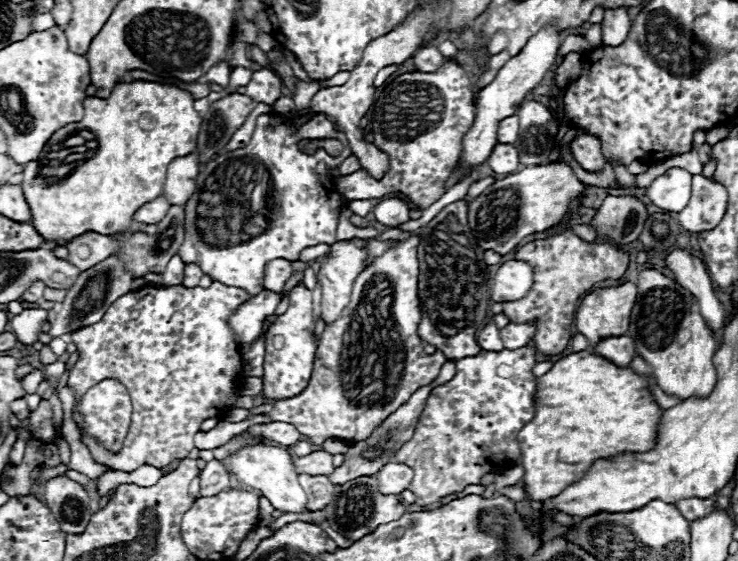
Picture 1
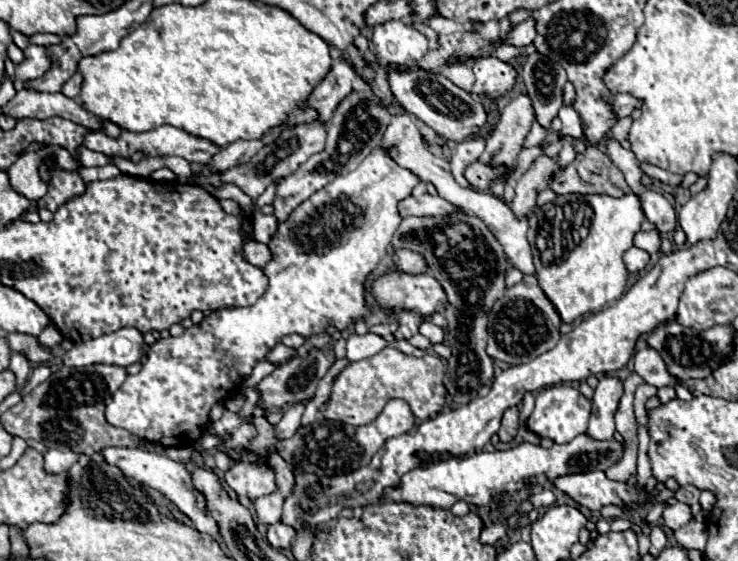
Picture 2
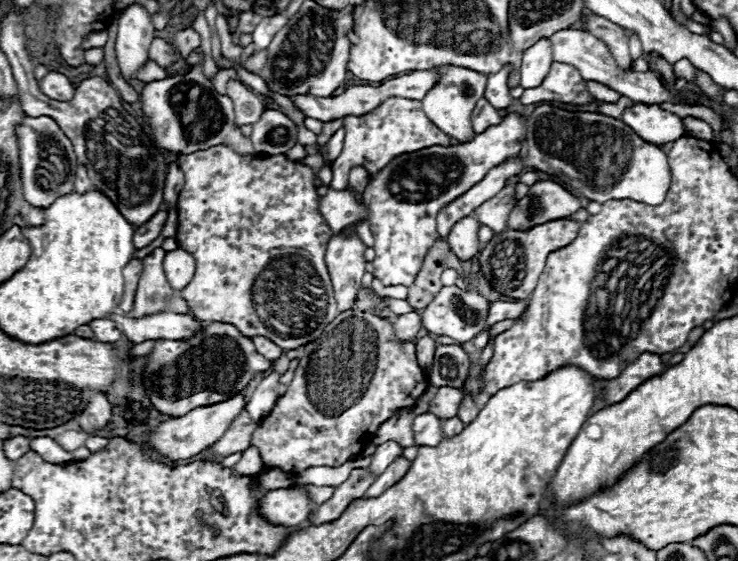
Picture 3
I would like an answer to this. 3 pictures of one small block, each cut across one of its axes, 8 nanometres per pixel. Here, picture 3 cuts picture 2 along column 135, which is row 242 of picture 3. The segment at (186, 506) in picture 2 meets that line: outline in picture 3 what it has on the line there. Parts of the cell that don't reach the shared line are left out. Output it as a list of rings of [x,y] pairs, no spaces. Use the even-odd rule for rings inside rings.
[[[466,216],[452,226],[446,240],[448,240],[452,252],[460,260],[470,260],[478,252],[478,246],[480,246],[478,228],[480,228],[480,222],[474,216]]]

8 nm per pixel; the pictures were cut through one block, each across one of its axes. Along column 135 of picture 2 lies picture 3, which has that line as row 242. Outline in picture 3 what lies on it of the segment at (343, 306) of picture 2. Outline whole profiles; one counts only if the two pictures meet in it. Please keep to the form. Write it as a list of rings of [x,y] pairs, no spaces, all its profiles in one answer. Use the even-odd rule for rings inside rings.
[[[512,112],[506,114],[500,124],[490,126],[468,142],[456,146],[430,146],[412,154],[402,154],[372,176],[364,190],[364,200],[370,206],[370,230],[374,234],[374,276],[380,278],[384,286],[410,286],[438,238],[438,210],[452,202],[452,198],[464,194],[464,190],[470,190],[492,168],[518,156],[524,140],[526,120]]]

